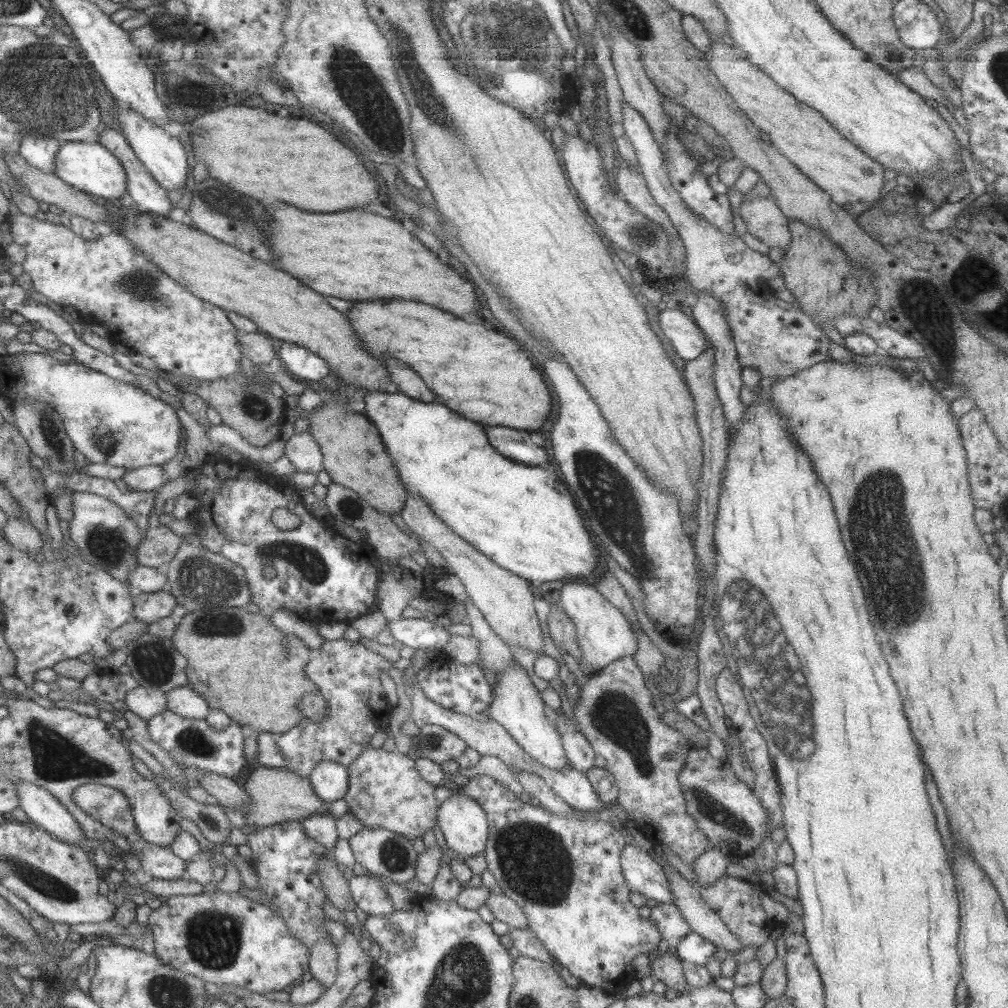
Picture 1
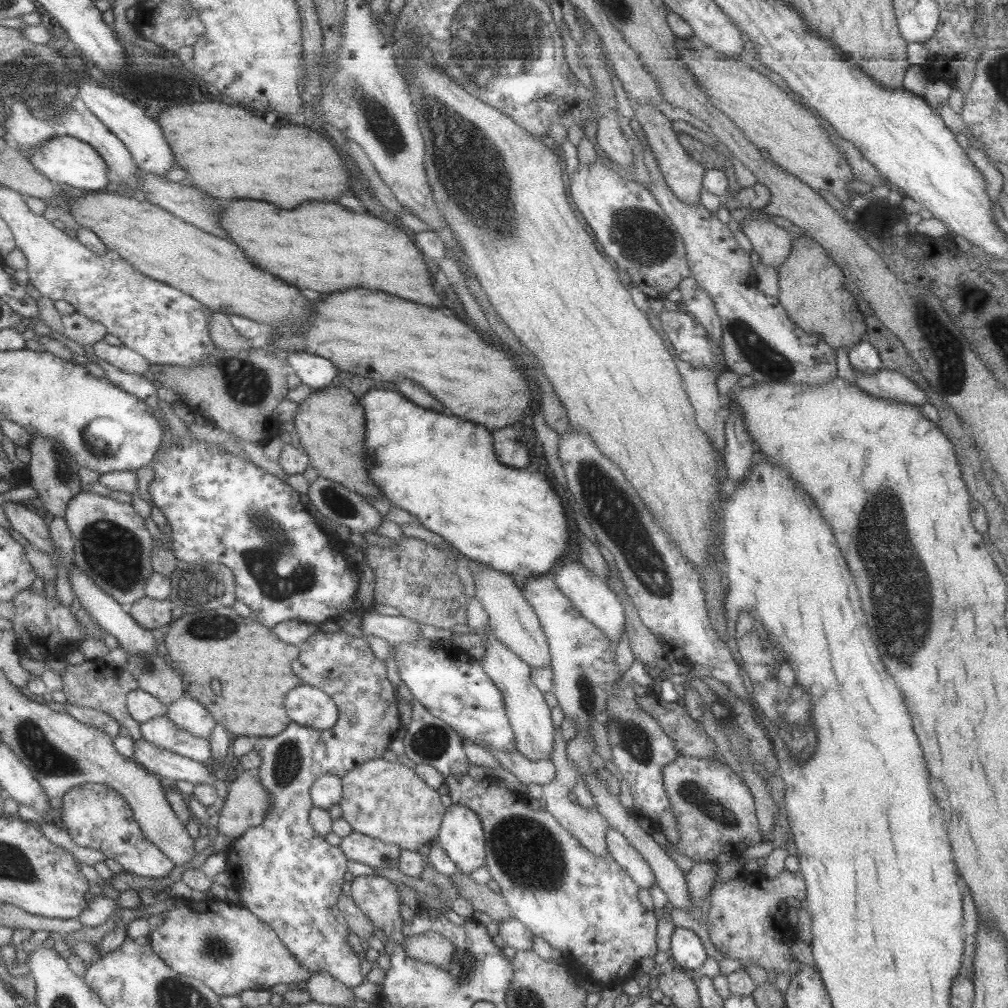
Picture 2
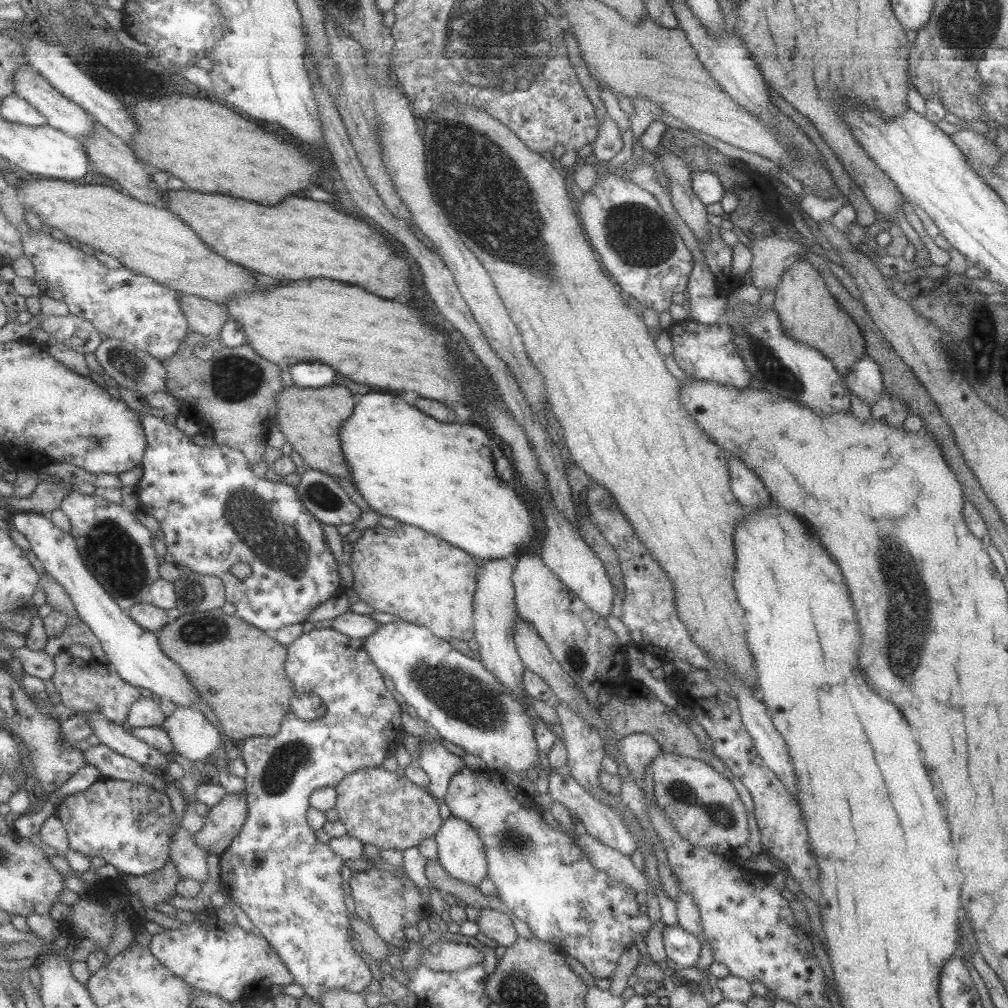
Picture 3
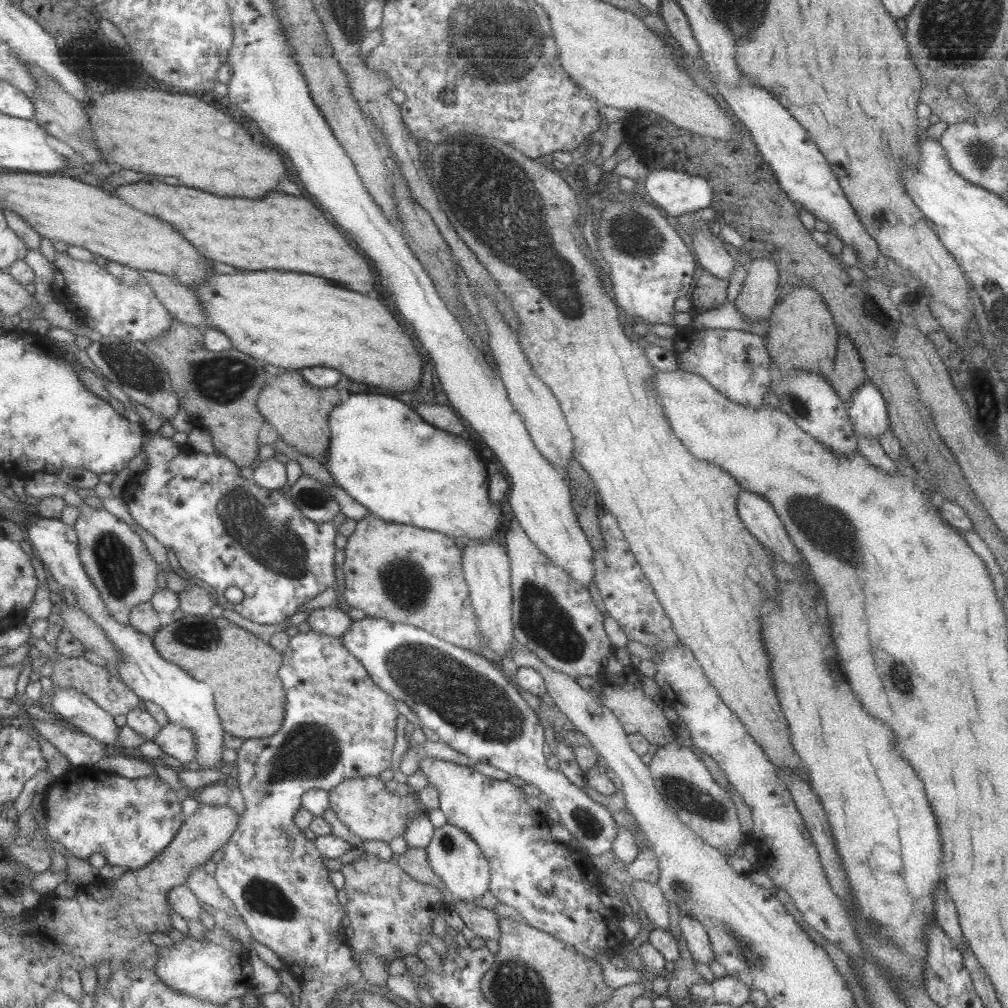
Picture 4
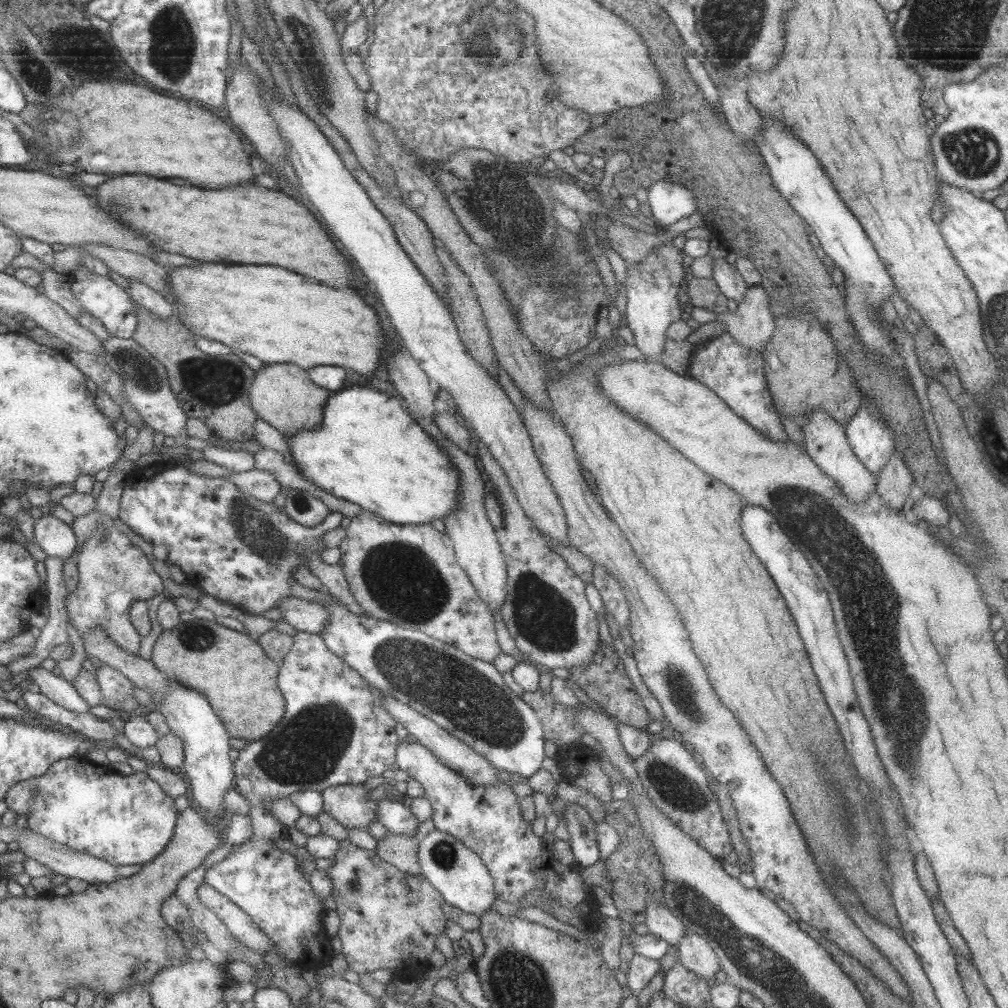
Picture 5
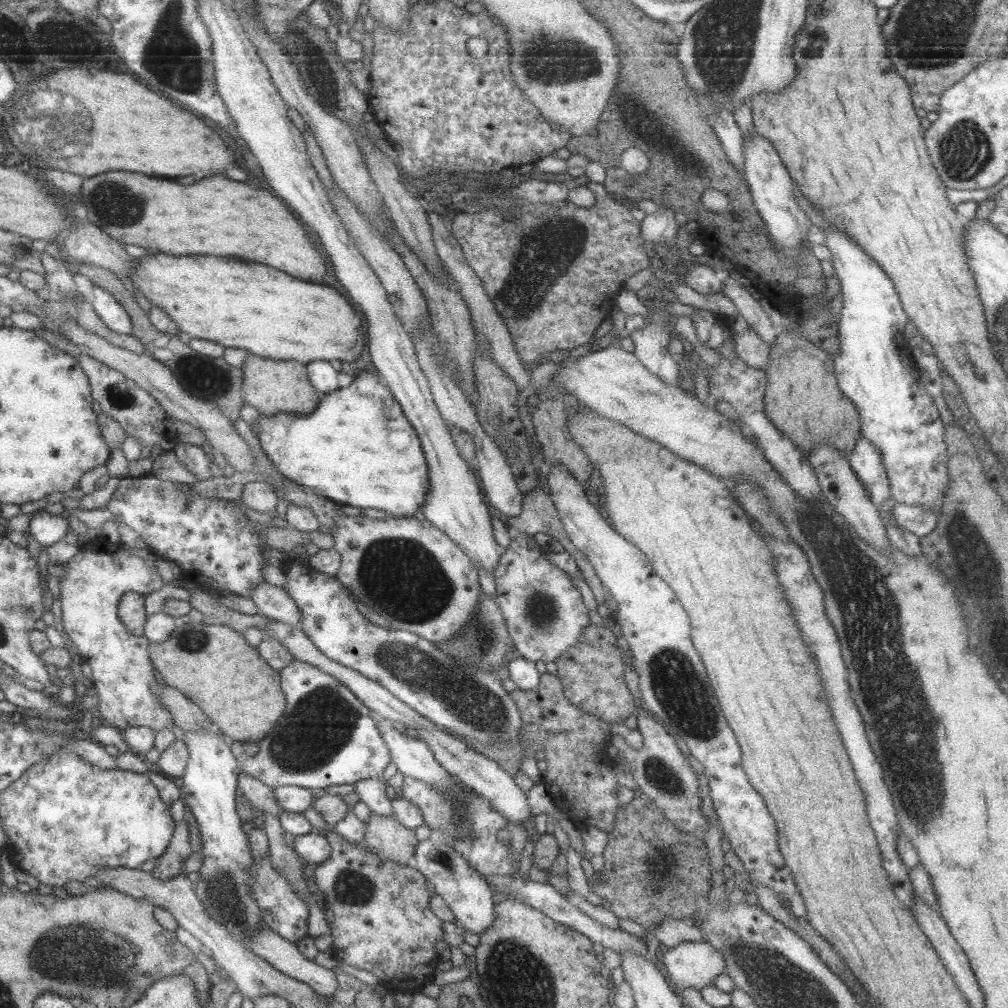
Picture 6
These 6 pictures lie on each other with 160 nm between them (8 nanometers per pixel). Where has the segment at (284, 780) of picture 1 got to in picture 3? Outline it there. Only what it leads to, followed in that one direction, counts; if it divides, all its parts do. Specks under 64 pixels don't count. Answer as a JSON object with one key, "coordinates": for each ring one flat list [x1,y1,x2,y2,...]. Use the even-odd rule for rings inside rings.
{"coordinates":[[244,792,226,794,217,804,207,808,203,825,191,837,201,850,217,857,239,832,246,814]]}

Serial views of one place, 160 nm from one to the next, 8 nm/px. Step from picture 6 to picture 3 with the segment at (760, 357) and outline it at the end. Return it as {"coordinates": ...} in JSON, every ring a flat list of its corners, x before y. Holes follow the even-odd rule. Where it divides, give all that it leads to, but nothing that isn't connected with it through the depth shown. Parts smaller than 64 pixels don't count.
{"coordinates":[[775,235,756,236,748,245,752,252,752,262,749,265,751,284,760,292,774,290,787,269,788,262,805,252,805,248,801,248,795,241]]}

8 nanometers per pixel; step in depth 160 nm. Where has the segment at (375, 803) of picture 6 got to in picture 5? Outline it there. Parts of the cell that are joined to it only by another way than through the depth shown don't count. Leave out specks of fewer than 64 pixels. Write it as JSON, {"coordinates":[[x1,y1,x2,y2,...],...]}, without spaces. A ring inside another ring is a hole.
{"coordinates":[[391,799,376,801,376,819,393,834,417,835,417,826,420,823,403,802]]}

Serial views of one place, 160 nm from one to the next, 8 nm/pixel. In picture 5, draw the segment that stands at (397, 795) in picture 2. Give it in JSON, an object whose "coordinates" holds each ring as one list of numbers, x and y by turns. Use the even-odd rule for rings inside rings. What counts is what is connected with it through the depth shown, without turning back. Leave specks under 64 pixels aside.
{"coordinates":[[361,784,337,785,324,788,321,792,322,811,334,818,345,829,360,828,367,831,367,826,372,818,376,817,376,801,367,799,367,791]]}

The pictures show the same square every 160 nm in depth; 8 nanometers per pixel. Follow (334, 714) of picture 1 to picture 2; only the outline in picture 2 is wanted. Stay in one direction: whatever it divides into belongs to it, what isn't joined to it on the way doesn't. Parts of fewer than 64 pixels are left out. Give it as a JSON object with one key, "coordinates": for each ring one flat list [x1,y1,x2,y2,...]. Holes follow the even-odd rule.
{"coordinates":[[315,631,299,645,297,656,290,662,290,669,303,684,318,688,328,694,338,710,338,717,331,728,319,730,289,721,279,735,259,737,252,747,258,752,260,763,256,777,268,792,268,811,263,820,236,839,232,839,225,849,226,867,222,876,228,886,241,898,241,904,261,922,268,924,277,934,277,939,293,957,297,964,311,975,325,973,345,987,364,985,365,977,360,975,362,960,347,944,347,923,343,913,337,908,341,893,346,858,342,850,330,845,319,836,308,823,308,812,313,806,310,801,311,785,324,774,342,777,346,772,363,764,366,760,381,758,389,743,396,739,402,727,397,713,398,698,391,682,385,675,385,665,375,657,365,638,338,632]]}

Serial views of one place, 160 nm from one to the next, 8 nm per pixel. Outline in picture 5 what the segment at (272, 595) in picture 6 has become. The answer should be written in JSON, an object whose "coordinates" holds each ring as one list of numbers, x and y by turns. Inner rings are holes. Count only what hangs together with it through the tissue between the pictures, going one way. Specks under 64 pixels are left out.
{"coordinates":[[287,596,277,604,282,619,297,631,318,634,325,627,324,622,328,617,327,611,321,604,306,602,301,598]]}

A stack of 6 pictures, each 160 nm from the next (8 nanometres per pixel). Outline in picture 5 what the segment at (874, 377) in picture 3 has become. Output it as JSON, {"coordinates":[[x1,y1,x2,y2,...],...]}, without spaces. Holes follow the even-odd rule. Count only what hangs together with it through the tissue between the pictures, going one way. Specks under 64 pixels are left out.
{"coordinates":[[863,405,844,427,851,451,875,478,894,454,894,432,885,421,871,416]]}

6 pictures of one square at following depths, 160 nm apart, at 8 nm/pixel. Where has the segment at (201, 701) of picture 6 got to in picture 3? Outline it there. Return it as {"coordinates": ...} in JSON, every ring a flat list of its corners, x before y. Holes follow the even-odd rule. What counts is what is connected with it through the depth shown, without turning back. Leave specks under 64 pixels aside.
{"coordinates":[[219,608,213,610,205,610,203,612,191,612,180,614,173,622,168,622,163,625,159,634,156,635,160,649,165,653,165,656,169,657,175,664,179,665,179,668,186,674,189,682,196,688,198,695,200,696,203,704,209,706,219,724,223,733,235,744,243,742,250,737,273,737,279,732,279,724,283,720,285,713,290,710,289,700,291,695,294,694,292,690,291,681,285,676,284,662,286,659,286,647,281,646,272,636,271,633,264,633,262,630,247,624,244,620,237,618,234,614,227,615]]}

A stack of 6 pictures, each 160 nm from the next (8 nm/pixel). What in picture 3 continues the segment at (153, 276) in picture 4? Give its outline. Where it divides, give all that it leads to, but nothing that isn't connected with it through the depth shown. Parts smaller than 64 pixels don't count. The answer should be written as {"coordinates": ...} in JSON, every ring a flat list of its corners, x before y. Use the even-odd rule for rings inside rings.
{"coordinates":[[176,291,176,297,191,331,206,336,208,340,218,338,218,330,228,320,228,312,223,304,179,291]]}

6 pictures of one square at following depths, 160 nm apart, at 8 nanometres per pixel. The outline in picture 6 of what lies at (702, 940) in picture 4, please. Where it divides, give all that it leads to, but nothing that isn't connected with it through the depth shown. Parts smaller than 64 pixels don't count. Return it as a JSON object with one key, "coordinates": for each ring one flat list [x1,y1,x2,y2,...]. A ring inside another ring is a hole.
{"coordinates":[[704,941,683,942,663,953,665,978,673,988,702,989,725,973,721,952]]}

